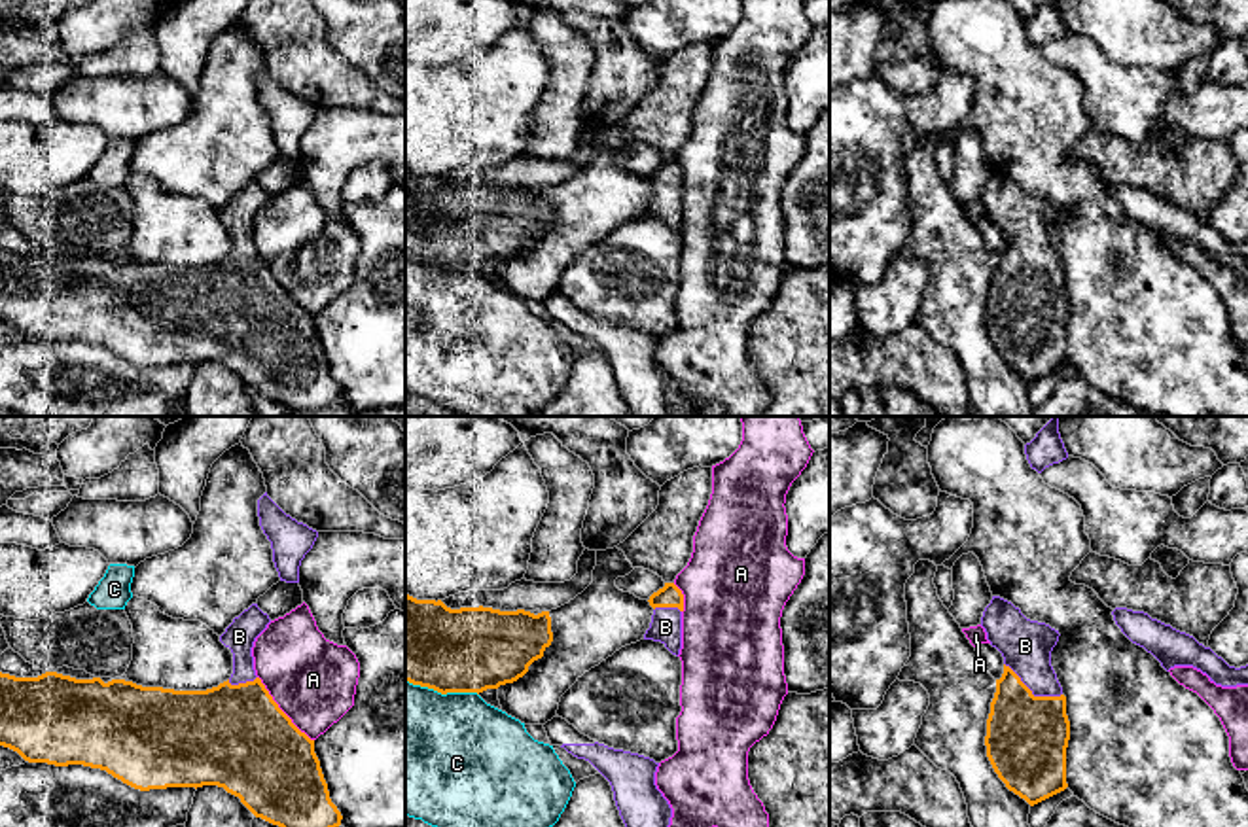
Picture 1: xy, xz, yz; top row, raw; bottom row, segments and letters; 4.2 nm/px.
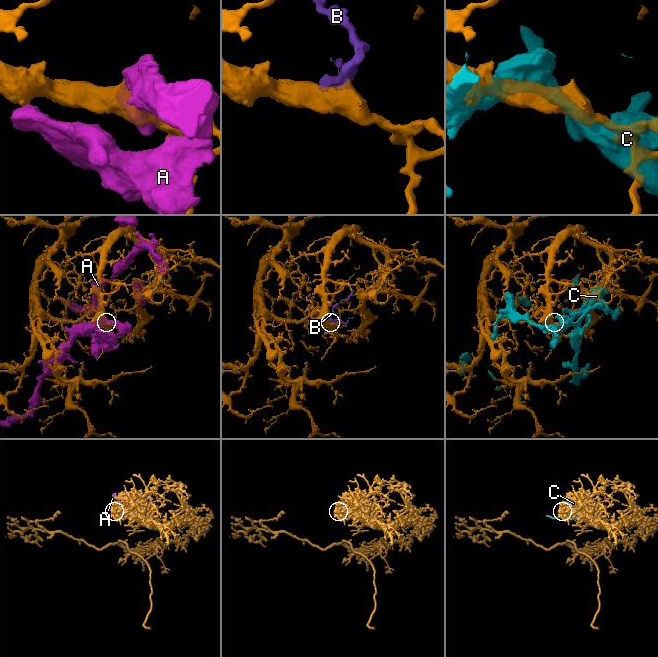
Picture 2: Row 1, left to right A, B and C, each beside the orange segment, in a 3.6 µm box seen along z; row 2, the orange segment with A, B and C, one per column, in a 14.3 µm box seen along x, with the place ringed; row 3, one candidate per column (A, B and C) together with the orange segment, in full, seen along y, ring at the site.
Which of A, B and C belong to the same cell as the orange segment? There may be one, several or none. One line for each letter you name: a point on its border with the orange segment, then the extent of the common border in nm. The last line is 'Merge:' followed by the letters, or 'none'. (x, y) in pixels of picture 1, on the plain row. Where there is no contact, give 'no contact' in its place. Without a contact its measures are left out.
B: yz (1031, 269) | 280 nm
Merge: B

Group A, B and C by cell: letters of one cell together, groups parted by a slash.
A / B / C

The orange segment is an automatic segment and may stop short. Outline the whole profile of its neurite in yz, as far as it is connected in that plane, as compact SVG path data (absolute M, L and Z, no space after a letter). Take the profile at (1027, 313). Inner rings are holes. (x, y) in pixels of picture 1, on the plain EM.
M992 172L985 184L981 202L990 221L1004 233L1004 250L996 255L987 295L987 333L1006 363L1034 382L1068 363L1070 297L1066 273L1051 242L1051 227L1061 210L1045 199L1026 195L1019 184L1000 172Z

